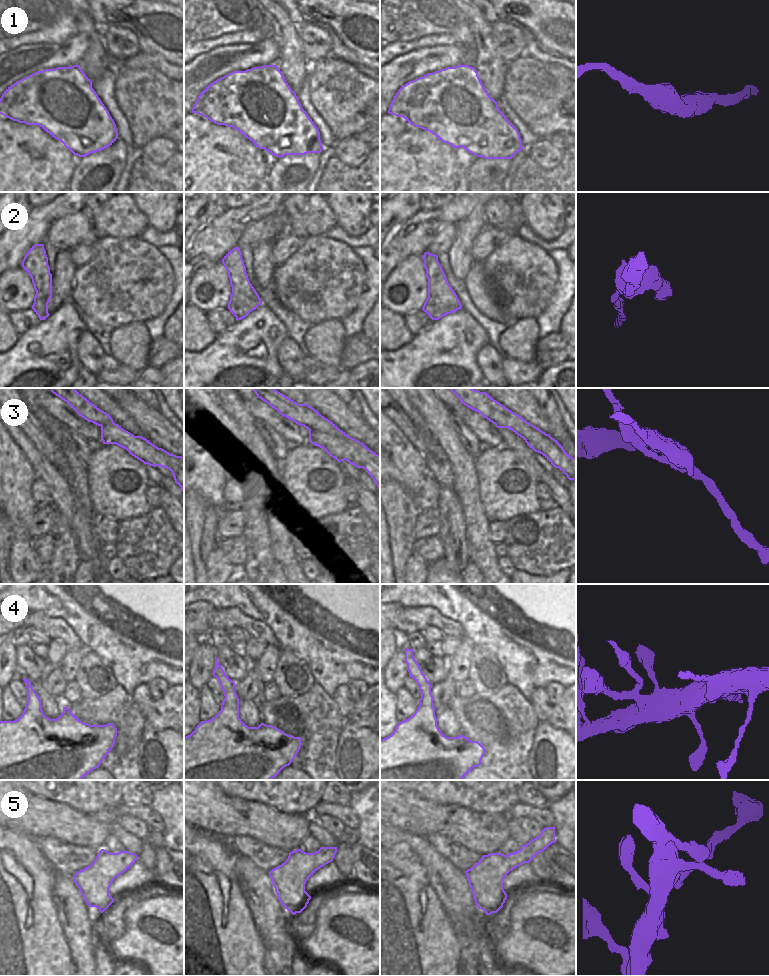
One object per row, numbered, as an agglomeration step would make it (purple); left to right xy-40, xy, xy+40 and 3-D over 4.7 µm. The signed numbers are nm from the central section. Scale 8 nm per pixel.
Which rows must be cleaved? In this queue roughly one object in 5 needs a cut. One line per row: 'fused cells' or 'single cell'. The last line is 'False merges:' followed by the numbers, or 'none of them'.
1: single cell
2: single cell
3: fused cells
4: single cell
5: fused cells
False merges: 3, 5

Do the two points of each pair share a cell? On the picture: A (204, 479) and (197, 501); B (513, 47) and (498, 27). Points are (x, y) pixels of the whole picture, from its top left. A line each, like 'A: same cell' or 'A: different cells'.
A: different cells
B: same cell

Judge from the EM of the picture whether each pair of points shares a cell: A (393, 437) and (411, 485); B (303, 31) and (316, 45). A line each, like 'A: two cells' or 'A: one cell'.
A: one cell
B: one cell

